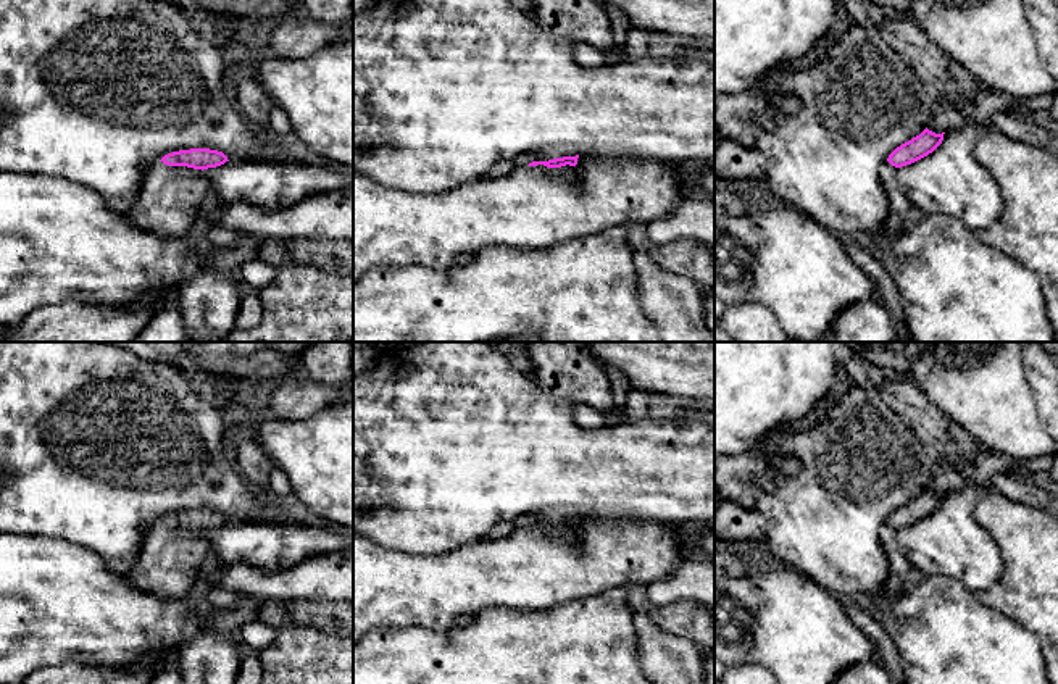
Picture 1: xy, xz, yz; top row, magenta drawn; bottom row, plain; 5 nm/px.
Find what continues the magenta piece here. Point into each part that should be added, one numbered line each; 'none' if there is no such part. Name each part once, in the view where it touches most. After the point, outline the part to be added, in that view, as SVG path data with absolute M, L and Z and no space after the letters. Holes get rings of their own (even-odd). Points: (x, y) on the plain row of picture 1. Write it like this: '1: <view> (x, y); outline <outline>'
1: xz (542, 515); outline M558 507L558 508L539 508L529 513L523 513L513 523L516 528L527 528L532 523L548 523L563 518L576 518L582 511L576 507Z

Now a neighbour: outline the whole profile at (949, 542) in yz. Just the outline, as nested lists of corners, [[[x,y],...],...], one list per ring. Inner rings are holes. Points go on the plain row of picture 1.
[[[950,489],[927,518],[897,529],[897,540],[923,576],[947,576],[971,592],[992,589],[1002,573],[1002,553],[976,518],[977,494]]]

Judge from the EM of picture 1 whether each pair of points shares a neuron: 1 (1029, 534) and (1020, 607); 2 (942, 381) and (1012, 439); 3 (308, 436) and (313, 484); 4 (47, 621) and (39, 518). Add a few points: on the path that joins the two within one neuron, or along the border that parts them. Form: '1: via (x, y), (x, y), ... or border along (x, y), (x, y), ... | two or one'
1: via (1029, 552), (1029, 589) | one
2: via (960, 387), (994, 421) | one
3: via (308, 447), (313, 452), (313, 473) | one
4: border along (16, 533), (54, 536), (78, 544) | two

